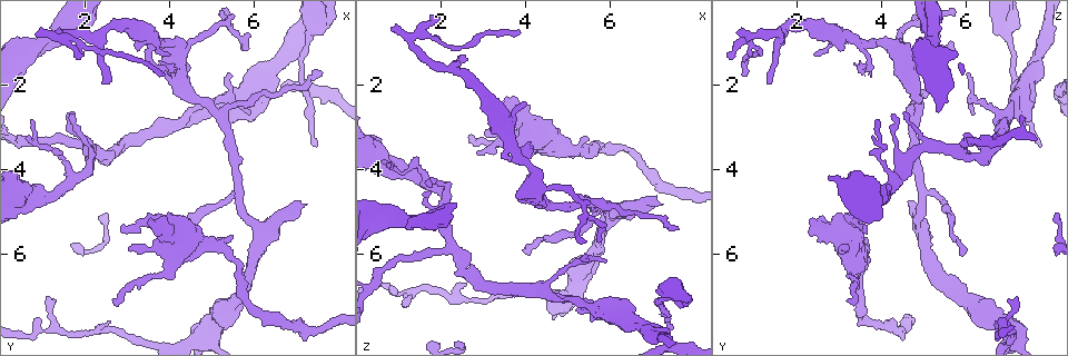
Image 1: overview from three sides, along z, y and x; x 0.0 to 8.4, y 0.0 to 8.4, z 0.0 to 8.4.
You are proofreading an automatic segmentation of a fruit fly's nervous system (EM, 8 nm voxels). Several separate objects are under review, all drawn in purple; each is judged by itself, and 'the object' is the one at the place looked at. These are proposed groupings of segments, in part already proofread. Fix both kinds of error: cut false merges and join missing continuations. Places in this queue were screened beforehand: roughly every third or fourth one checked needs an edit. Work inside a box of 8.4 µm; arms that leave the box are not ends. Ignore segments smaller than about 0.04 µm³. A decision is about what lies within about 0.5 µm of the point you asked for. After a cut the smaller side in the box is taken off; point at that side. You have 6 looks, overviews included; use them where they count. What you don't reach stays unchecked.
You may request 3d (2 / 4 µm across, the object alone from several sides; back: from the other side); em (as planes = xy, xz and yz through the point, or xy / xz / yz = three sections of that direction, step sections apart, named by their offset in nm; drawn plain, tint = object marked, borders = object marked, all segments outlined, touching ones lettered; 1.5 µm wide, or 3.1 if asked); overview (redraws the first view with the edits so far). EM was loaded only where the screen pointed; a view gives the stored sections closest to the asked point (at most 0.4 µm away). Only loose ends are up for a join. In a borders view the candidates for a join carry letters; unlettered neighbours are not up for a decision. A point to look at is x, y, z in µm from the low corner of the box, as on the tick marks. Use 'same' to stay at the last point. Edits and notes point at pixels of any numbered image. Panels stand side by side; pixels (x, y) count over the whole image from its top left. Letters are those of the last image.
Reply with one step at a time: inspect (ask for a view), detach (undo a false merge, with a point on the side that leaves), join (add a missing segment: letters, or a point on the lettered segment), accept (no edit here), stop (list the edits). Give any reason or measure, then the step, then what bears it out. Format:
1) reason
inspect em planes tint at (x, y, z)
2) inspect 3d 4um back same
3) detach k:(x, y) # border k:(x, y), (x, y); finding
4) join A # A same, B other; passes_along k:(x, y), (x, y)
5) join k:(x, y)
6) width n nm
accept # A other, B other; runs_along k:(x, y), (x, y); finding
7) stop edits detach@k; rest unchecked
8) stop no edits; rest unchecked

long arm stops here
inspect 3d 2um at (7.45, 3.40, 7.75)

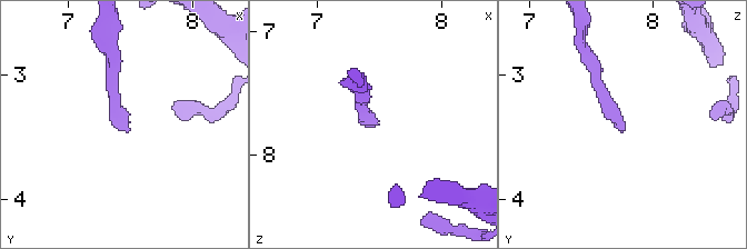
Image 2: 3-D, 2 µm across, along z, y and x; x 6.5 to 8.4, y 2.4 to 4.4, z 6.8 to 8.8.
inspect em planes borders at (7.46, 3.42, 7.74)

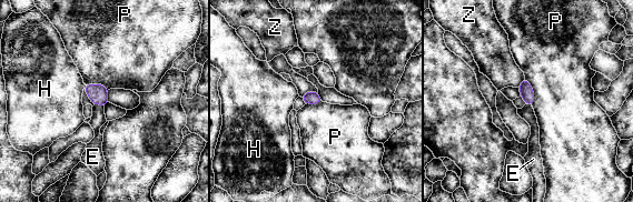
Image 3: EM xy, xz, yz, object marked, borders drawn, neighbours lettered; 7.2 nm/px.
longest_contact P 220 nm
join E # E same, H other, P other, Z other; passes_along 3:(98, 93), (99, 103), (98, 119); the cell continues

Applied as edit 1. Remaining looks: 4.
narrows sharply
inspect em planes plain at (5.05, 2.60, 7.05)

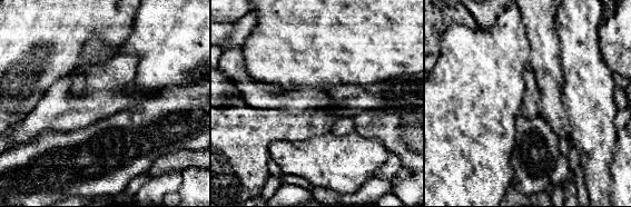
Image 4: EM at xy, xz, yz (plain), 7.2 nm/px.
see the neighbours
inspect em planes borders same

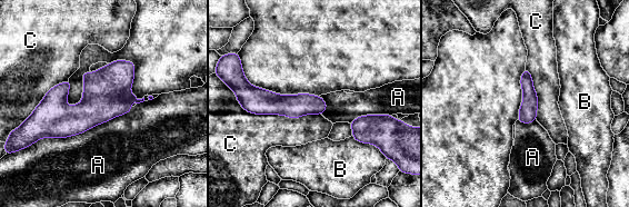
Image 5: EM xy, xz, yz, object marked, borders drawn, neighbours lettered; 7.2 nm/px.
width 130 nm; longest_contact A 750 nm
accept # A other, B other, C other; one cell here

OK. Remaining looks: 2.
thin end
inspect 3d 2um back at (0.80, 0.80, 0.65)

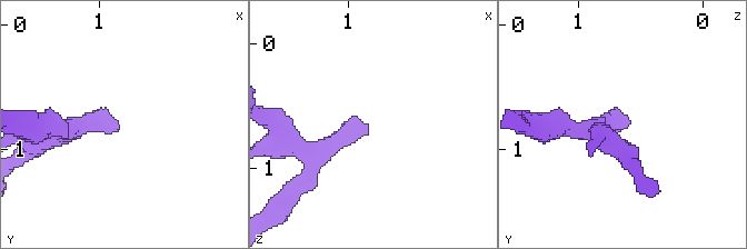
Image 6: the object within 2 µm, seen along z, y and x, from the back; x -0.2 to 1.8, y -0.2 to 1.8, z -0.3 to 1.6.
inspect em planes borders at (0.84, 0.84, 0.64)

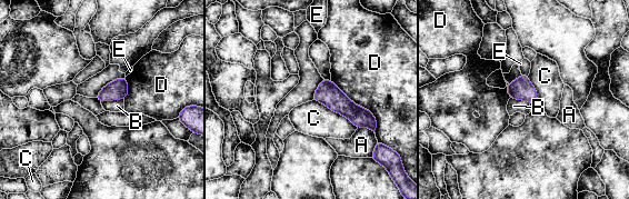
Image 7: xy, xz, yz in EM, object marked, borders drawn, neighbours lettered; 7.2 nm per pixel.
accept # A other, B other, C other, D other, E other; runs_along 7:(322, 85), (343, 106), (368, 121); none of them fits

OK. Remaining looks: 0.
stop edits join@3; rest unchecked

